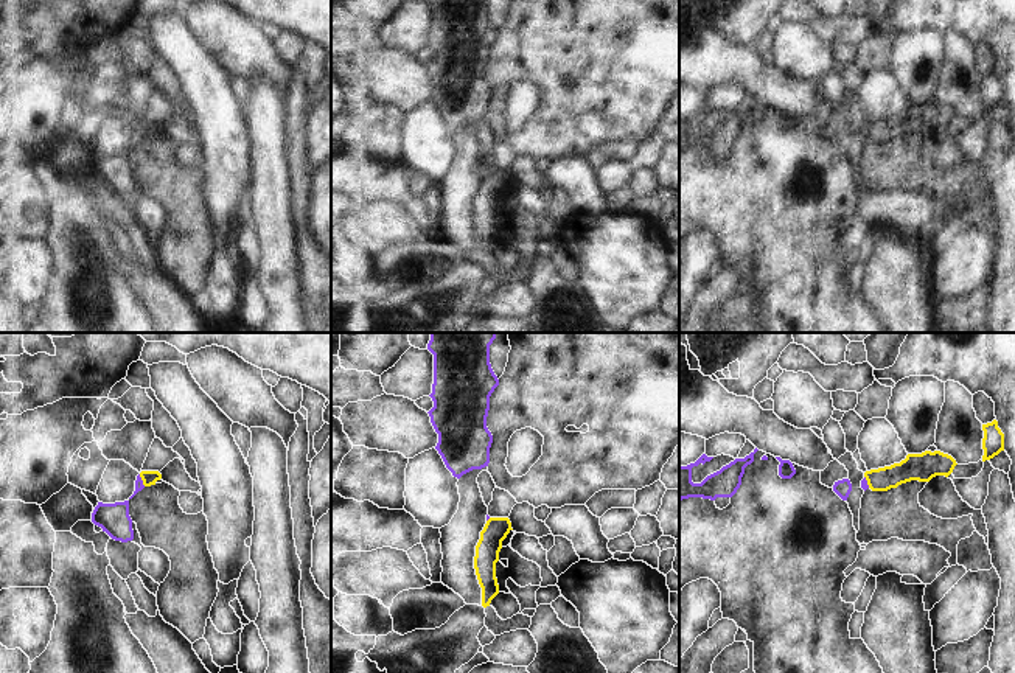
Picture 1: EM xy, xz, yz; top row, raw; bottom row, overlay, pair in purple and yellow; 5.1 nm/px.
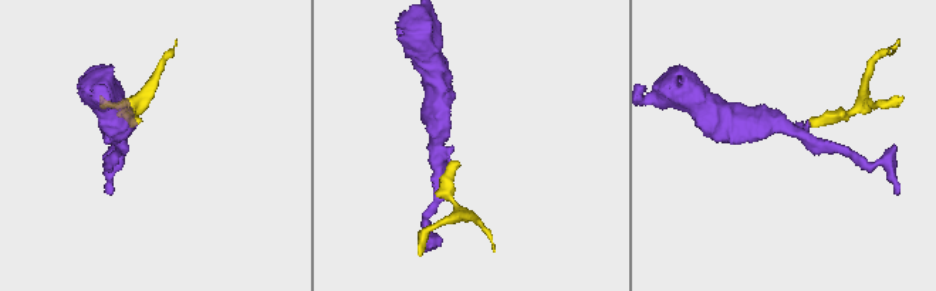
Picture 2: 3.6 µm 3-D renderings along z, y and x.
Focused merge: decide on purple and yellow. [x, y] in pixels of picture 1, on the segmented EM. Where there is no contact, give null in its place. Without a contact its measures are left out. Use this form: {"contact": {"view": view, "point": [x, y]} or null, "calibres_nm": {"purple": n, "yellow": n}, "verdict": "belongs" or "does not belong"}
{"contact": {"view": "xy", "point": [142, 481]}, "calibres_nm": {"purple": 50, "yellow": 80}, "verdict": "does not belong"}

